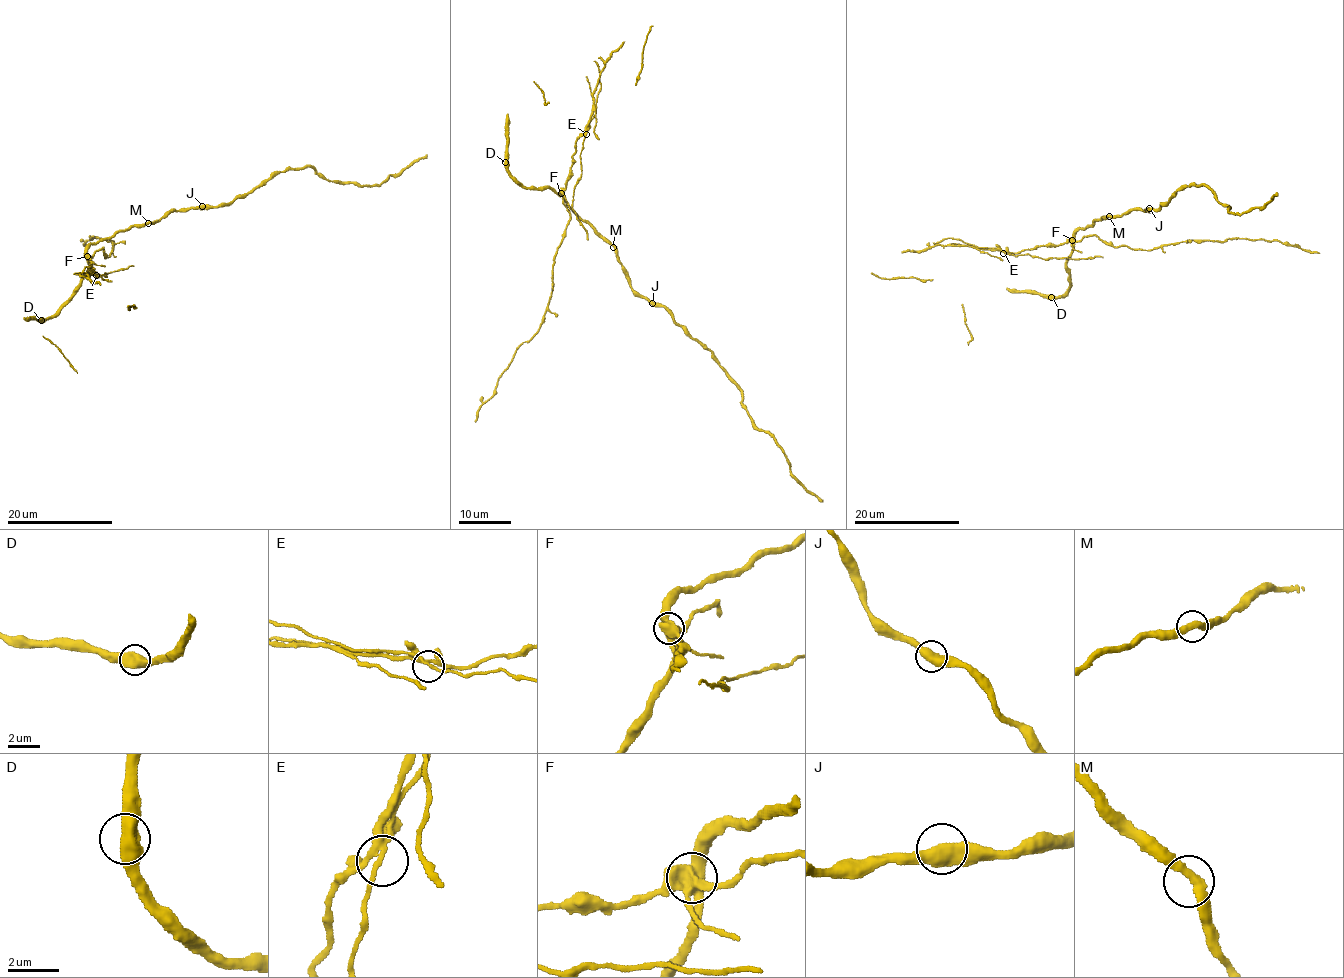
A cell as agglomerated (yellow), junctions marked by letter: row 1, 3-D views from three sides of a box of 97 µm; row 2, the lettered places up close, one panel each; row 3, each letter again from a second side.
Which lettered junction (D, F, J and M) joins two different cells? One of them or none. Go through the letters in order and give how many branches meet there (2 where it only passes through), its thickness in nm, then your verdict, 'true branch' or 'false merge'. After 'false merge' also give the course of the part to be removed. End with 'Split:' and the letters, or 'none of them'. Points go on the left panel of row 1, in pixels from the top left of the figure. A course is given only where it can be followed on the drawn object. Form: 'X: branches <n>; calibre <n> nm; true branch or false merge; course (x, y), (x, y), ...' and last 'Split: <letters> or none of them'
D: branches 2; calibre 600 nm; true branch
F: branches 5; calibre 550 nm; false merge; course (87, 256), (103, 248), (107, 257), (113, 253), (112, 242), (115, 241), (90, 236), (85, 245)
J: branches 2; calibre 550 nm; true branch
M: branches 2; calibre 400 nm; true branch
Split: F

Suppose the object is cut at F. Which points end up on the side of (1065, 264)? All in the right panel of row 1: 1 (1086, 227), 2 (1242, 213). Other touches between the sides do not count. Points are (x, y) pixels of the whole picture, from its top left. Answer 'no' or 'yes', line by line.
1: yes
2: yes

